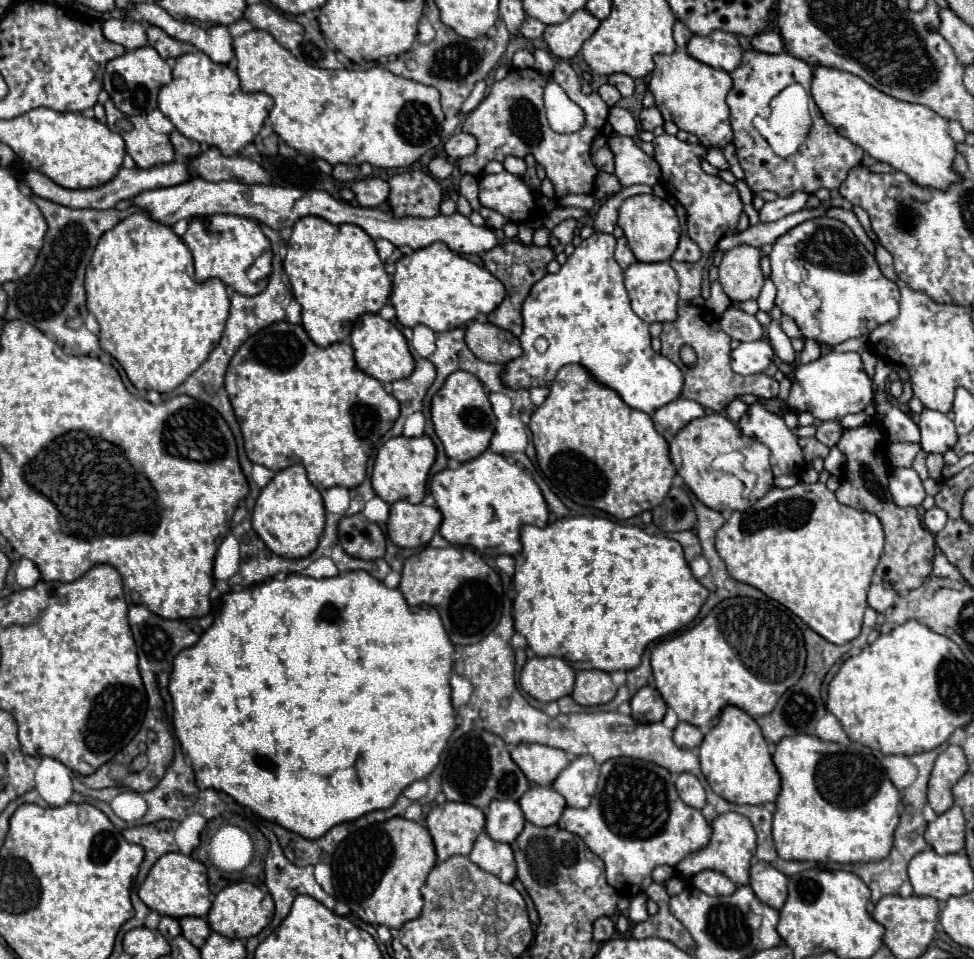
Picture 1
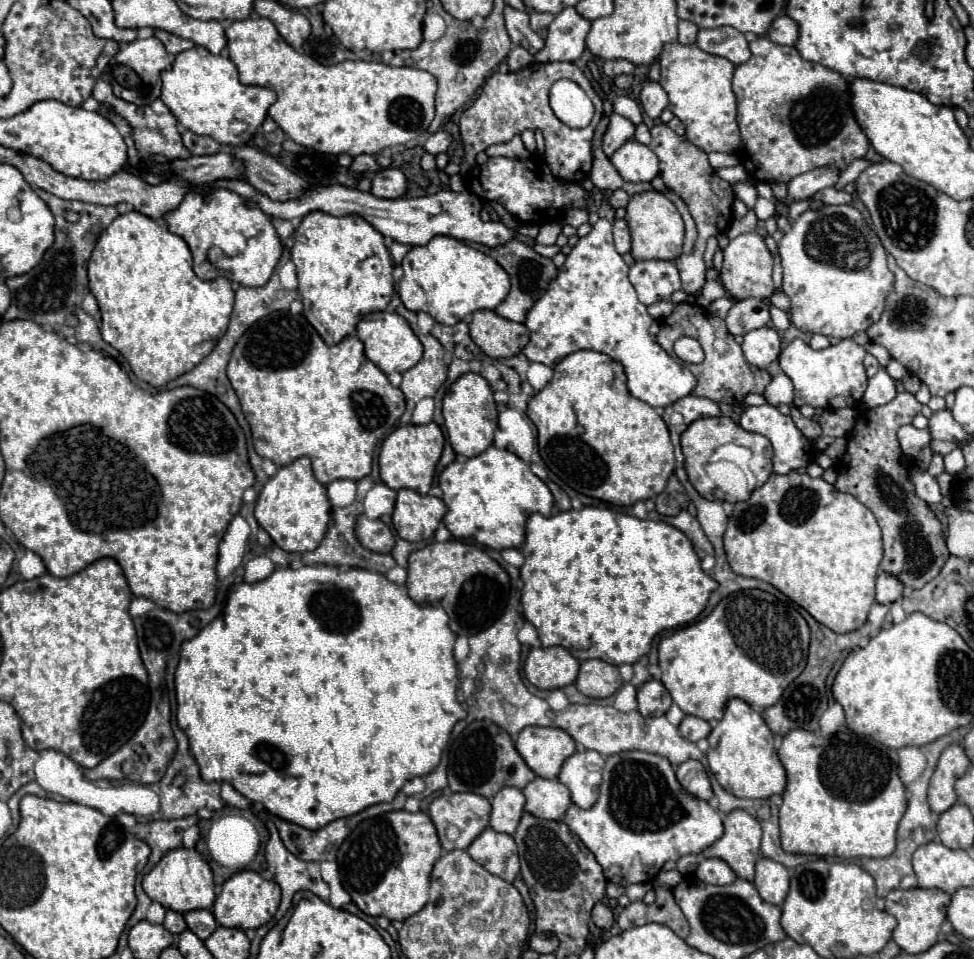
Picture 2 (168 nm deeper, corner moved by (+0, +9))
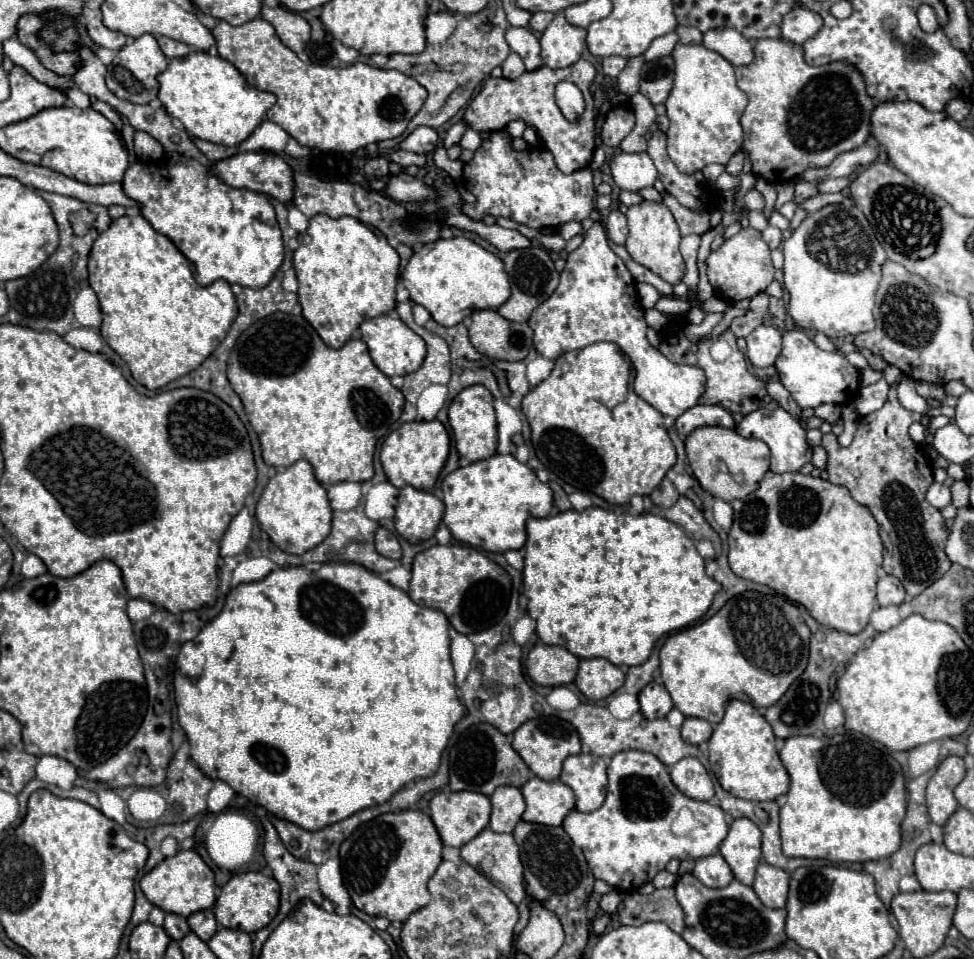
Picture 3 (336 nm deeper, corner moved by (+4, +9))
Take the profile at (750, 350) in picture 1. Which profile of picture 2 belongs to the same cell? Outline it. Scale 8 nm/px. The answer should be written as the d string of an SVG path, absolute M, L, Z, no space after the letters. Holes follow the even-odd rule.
M761 327L745 335L743 341L745 359L759 369L765 369L769 363L773 363L779 357L779 351L781 351L781 339L779 333L771 327Z

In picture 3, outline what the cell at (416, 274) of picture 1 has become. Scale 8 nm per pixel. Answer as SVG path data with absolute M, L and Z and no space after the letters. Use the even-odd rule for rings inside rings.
M465 237L437 239L429 249L413 253L401 273L401 281L411 301L425 307L443 327L461 323L475 309L497 309L511 295L503 261Z

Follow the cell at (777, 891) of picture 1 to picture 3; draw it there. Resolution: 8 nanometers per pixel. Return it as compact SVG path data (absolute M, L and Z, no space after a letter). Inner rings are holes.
M761 863L755 873L753 889L765 907L773 907L773 909L785 907L787 889L789 889L789 875L779 867Z

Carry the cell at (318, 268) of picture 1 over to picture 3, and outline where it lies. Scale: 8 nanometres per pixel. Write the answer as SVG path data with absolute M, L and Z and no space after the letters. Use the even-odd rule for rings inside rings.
M315 215L309 219L307 231L299 233L299 247L293 253L293 267L299 281L299 303L303 307L303 317L319 333L325 345L339 349L345 345L351 335L359 329L361 321L385 315L395 307L395 285L399 275L399 255L387 243L385 235L375 227L361 223L353 217L331 219L327 215Z

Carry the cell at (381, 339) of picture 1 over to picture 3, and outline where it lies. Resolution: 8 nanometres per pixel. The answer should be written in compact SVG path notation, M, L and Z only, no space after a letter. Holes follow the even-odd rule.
M379 315L373 319L365 319L361 323L359 331L361 331L361 339L369 347L369 355L373 359L373 363L387 377L407 375L407 373L413 373L421 367L421 363L425 359L425 341L417 333L413 333L401 319L389 317L389 315Z

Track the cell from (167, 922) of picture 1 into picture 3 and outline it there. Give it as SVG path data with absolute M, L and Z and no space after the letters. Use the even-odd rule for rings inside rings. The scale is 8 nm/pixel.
M167 913L167 915L165 915L163 927L165 927L167 935L169 935L171 939L175 939L175 941L183 939L183 937L191 931L189 925L187 925L187 919L181 917L181 915L175 915L175 913Z

